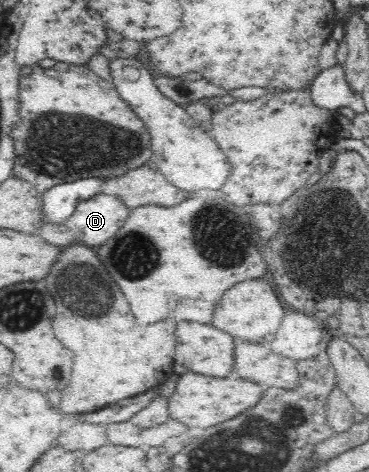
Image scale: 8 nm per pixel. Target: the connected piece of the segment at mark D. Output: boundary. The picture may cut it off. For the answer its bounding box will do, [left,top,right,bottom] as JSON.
[63,192,129,248]

